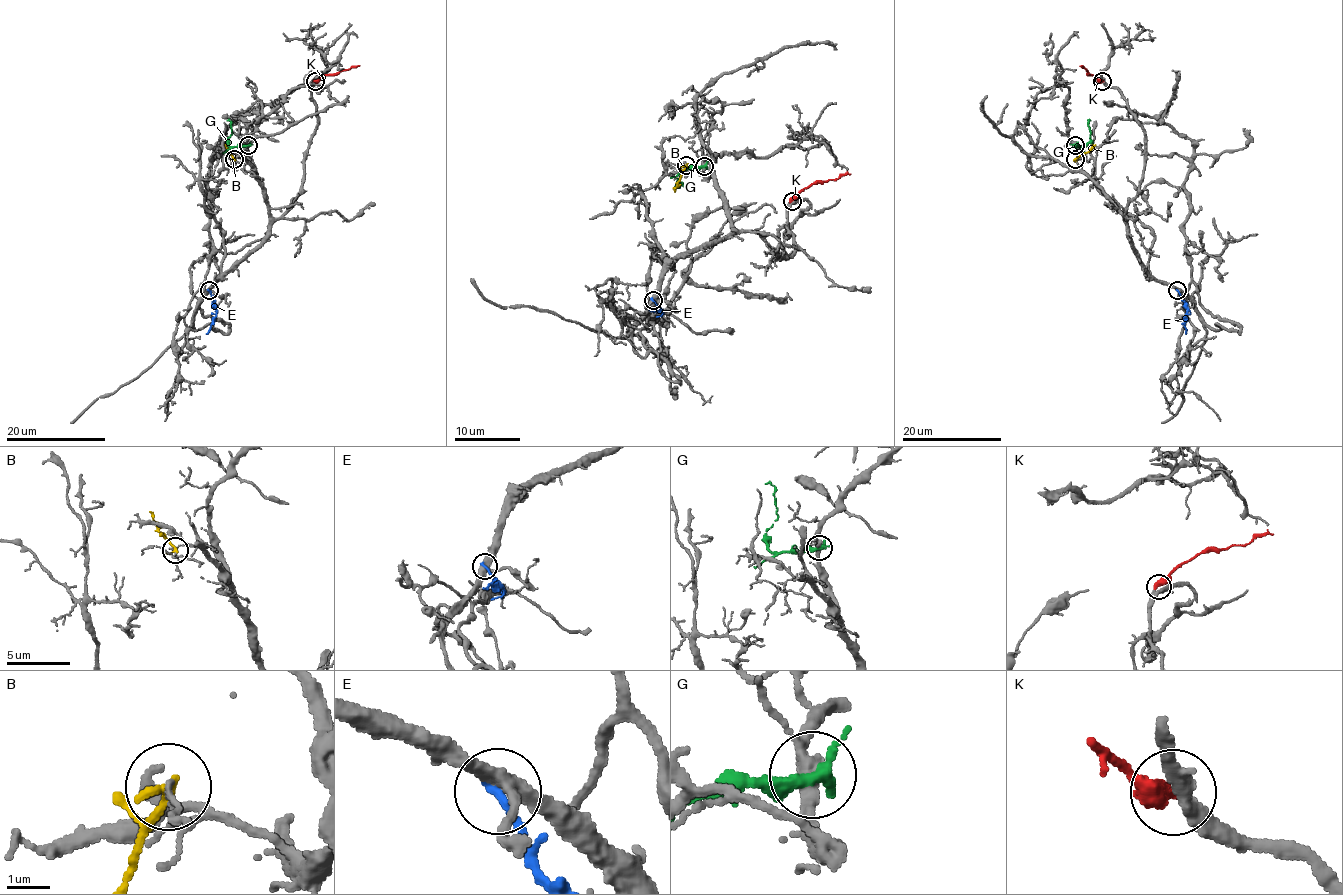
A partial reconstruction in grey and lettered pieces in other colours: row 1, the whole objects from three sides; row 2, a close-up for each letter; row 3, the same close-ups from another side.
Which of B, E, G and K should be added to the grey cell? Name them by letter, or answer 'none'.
K

